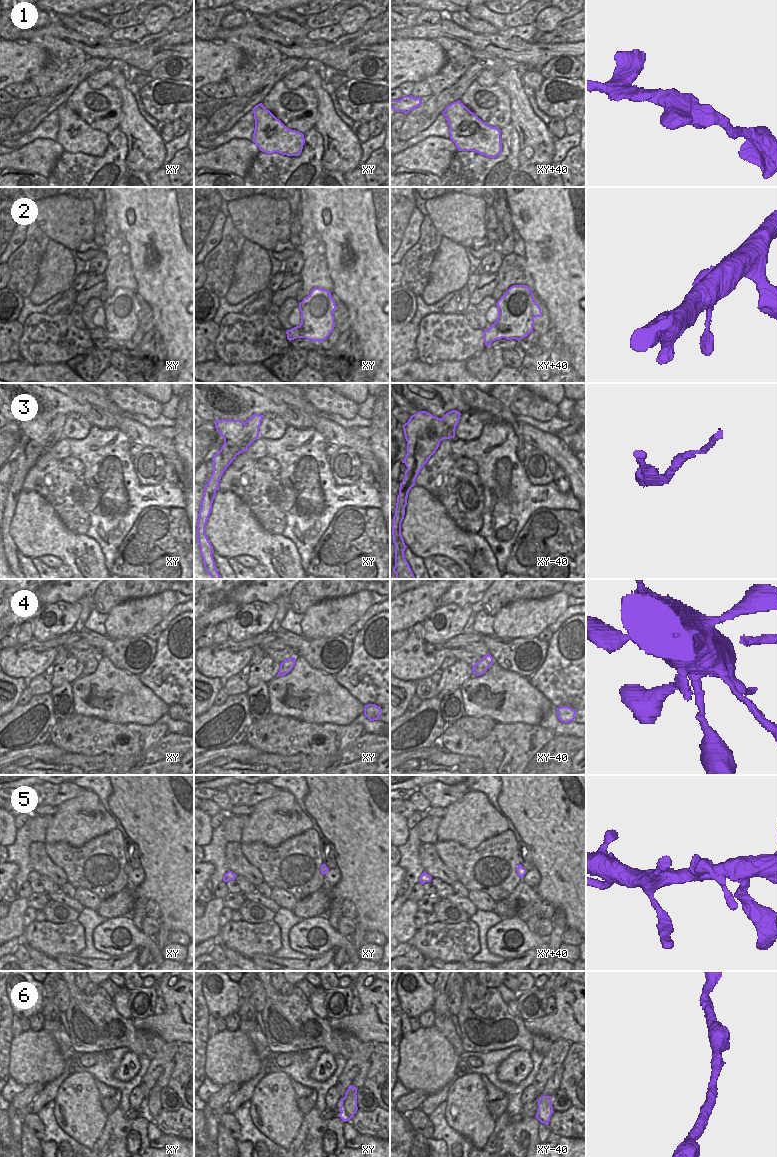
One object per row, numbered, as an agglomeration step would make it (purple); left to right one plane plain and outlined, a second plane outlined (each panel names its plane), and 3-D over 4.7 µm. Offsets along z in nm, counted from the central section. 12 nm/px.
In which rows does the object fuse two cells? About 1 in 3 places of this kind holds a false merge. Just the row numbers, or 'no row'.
3, 5

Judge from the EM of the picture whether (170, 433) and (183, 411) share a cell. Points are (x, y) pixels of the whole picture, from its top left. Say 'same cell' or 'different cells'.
different cells

